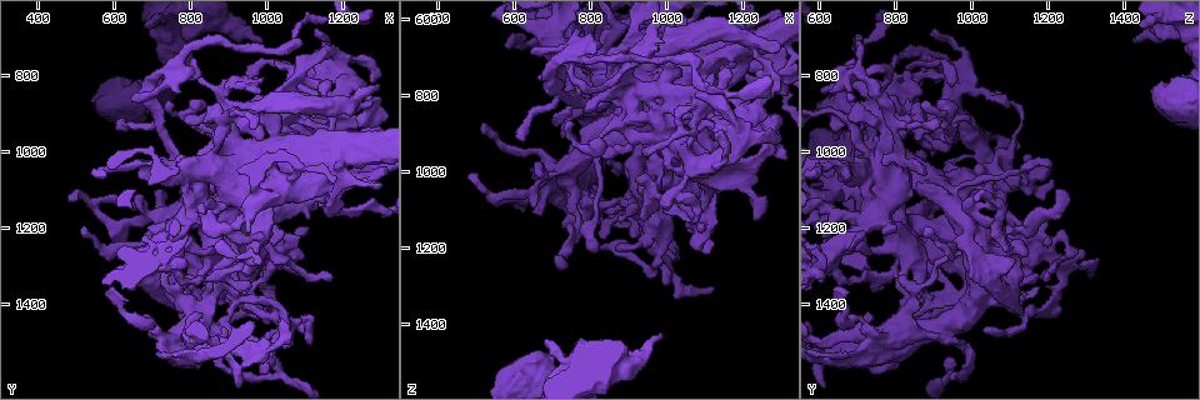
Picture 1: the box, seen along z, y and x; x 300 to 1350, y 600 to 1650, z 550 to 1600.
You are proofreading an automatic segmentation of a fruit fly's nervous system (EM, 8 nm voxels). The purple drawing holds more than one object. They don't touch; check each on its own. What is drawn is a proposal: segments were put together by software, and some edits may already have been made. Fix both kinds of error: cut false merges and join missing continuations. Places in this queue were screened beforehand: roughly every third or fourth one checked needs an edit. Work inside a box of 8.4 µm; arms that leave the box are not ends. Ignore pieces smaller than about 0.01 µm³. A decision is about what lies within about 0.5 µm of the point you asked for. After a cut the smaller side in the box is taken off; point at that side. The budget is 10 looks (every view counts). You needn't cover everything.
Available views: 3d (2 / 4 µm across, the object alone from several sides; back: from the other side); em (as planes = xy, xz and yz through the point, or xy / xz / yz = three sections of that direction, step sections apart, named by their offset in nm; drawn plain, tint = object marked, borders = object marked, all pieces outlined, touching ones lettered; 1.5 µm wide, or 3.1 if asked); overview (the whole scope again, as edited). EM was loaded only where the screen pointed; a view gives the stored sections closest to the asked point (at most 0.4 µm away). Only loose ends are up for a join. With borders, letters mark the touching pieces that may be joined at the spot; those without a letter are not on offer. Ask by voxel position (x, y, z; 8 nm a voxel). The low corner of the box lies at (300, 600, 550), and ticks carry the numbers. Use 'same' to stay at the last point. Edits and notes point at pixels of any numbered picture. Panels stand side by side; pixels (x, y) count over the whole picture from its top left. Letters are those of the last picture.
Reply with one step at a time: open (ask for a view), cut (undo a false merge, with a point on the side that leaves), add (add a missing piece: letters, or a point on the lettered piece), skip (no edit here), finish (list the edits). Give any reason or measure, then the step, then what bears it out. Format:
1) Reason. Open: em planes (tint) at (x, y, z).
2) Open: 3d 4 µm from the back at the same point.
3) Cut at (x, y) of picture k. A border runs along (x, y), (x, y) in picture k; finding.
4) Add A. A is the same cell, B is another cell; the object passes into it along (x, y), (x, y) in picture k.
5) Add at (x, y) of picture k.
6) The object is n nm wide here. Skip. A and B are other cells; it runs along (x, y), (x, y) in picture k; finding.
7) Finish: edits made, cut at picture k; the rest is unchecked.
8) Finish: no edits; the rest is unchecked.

Calibre changes. Open: 3d 4 µm at (970, 895, 870).

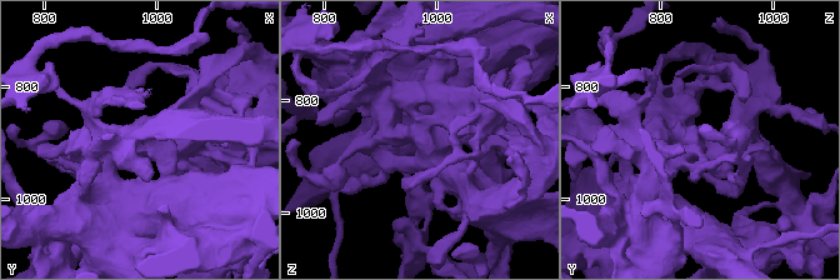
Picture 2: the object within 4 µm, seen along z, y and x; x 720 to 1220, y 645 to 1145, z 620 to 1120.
Shape alone is not enough. Open: em planes (tint) at (975, 900, 860).

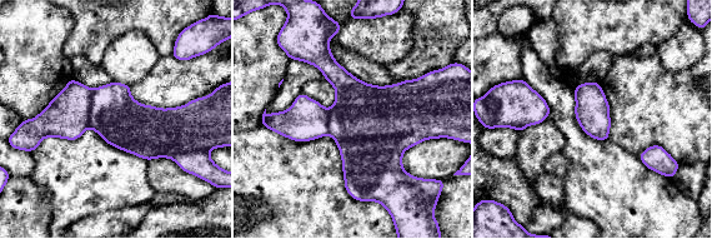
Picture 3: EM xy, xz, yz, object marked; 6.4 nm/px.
See the neighbours. Open: em planes (borders) at the same point.

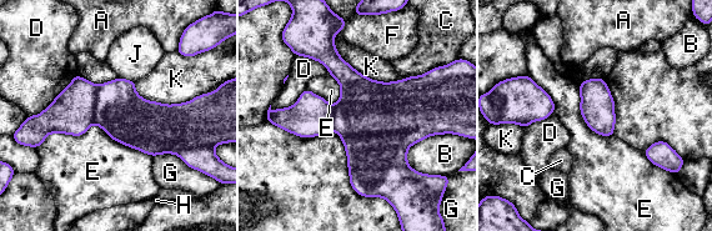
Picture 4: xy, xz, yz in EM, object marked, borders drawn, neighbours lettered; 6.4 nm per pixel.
Skip. A, B, C, D, E, F, G, H, J and K are other cells; all the same neuron.

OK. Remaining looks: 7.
Free end. Open: 3d 4 µm at (695, 1195, 805).

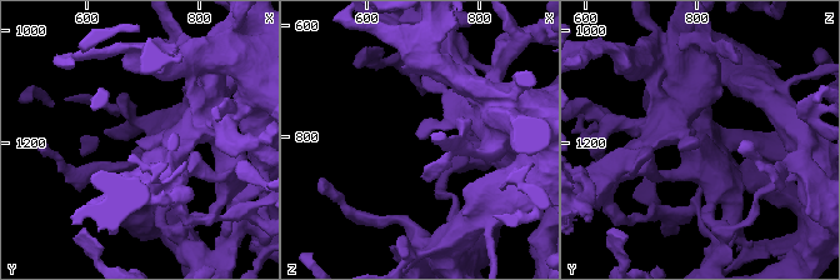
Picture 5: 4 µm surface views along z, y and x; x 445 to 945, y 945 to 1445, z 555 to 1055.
Need the tissue. Open: em yz step 8 (tint) at (695, 1195, 805).

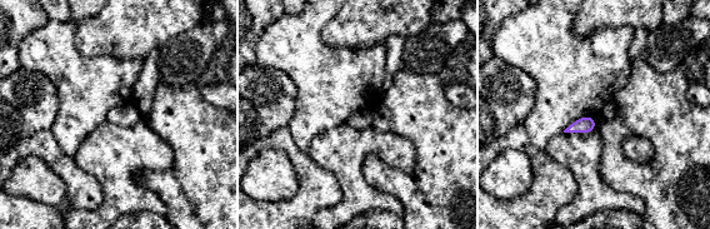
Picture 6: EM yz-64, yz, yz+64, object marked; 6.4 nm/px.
Another direction. Open: em planes (borders) at the same point.

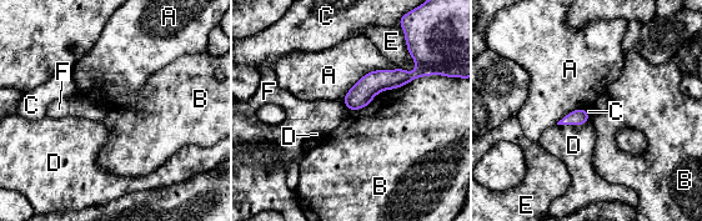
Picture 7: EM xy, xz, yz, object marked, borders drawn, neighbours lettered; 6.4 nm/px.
The longest contact is with B, 600 nm. Skip. A, B, C, D, E and F are other cells; it runs along (412, 75), (377, 80), (347, 101) in picture 7; none of them fits.

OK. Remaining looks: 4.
Abrupt turn. Open: 3d 2 µm at (970, 1360, 940).

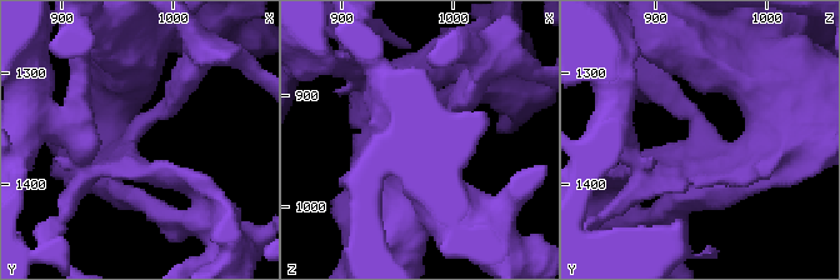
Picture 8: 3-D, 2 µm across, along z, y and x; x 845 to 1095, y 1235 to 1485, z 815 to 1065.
Need the tissue. Open: em planes (borders) at (964, 1362, 942).

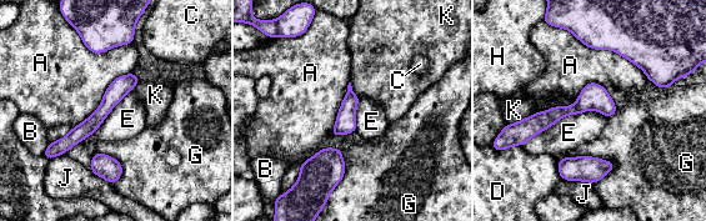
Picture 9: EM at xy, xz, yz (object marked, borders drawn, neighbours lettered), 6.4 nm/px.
The longest contact is with A, 650 nm. Skip. A, B, C, D, E, G, H, J and K are other cells; it runs along (133, 78), (81, 131), (51, 150) in picture 9; continuous, no second neuron.

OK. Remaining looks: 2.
An open end. Open: em xz step 8 (tint) at (980, 710, 1435).

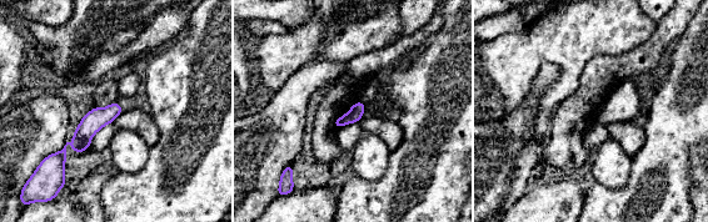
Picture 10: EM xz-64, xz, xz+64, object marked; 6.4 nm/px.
Open: em planes (borders) at the same point.

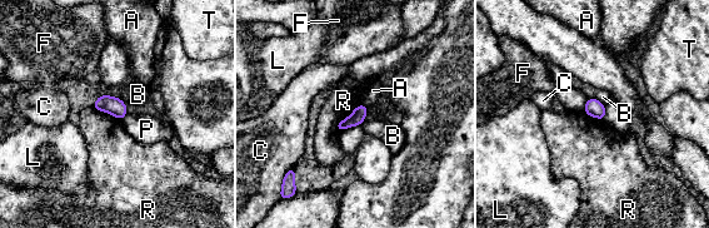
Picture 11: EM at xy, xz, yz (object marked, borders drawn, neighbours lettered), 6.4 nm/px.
The longest contact is with R, 240 nm. Skip. A, B, C, F, L, P, R and T are other cells; a border runs along (360, 103), (338, 123), (335, 130) in picture 11; none of them fits.

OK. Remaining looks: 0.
Finish: no edits; the rest is unchecked.

